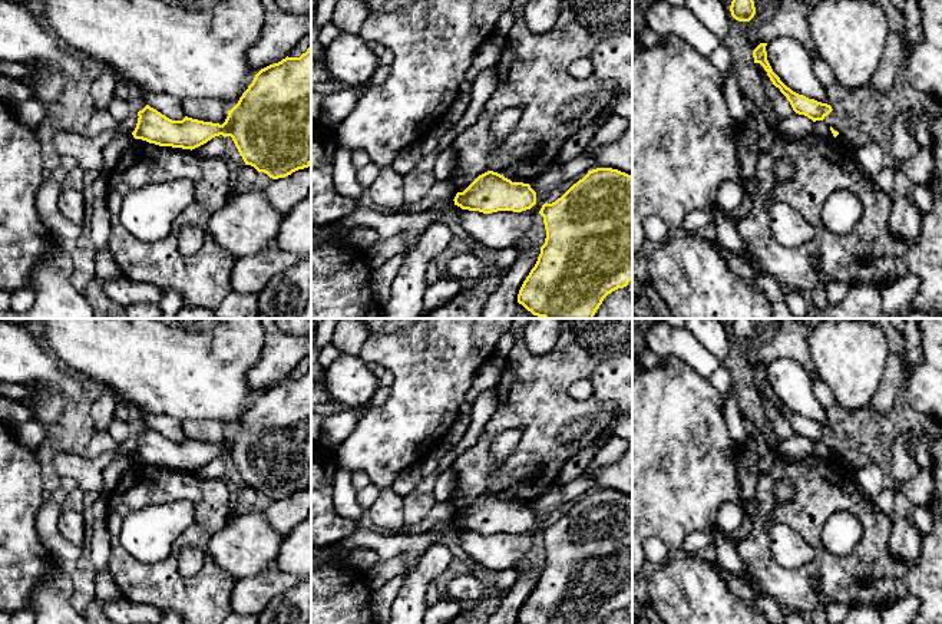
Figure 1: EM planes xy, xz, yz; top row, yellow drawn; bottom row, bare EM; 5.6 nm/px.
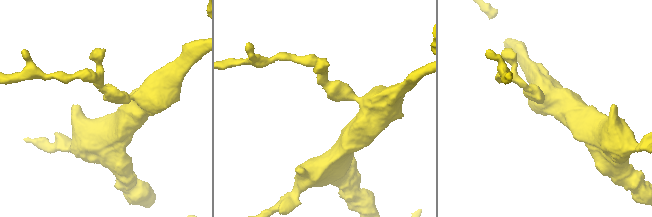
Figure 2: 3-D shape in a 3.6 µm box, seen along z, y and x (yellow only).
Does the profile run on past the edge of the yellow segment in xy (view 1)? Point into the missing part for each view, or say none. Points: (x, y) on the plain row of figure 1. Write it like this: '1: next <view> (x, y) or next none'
1: next none

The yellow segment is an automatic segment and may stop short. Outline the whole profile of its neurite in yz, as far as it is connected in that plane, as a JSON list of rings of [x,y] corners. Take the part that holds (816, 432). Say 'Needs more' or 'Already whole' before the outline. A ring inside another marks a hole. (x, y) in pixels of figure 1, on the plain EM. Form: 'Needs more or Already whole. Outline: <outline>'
Already whole. Outline: [[[760,364],[753,372],[754,384],[760,384],[764,392],[767,393],[767,397],[773,403],[776,409],[780,410],[780,413],[787,419],[790,423],[793,432],[799,436],[804,436],[813,443],[823,442],[833,430],[827,425],[817,423],[814,420],[809,420],[803,416],[799,416],[793,413],[790,409],[787,409],[780,399],[773,393],[769,382],[767,382],[767,373],[766,373],[767,364]]]

